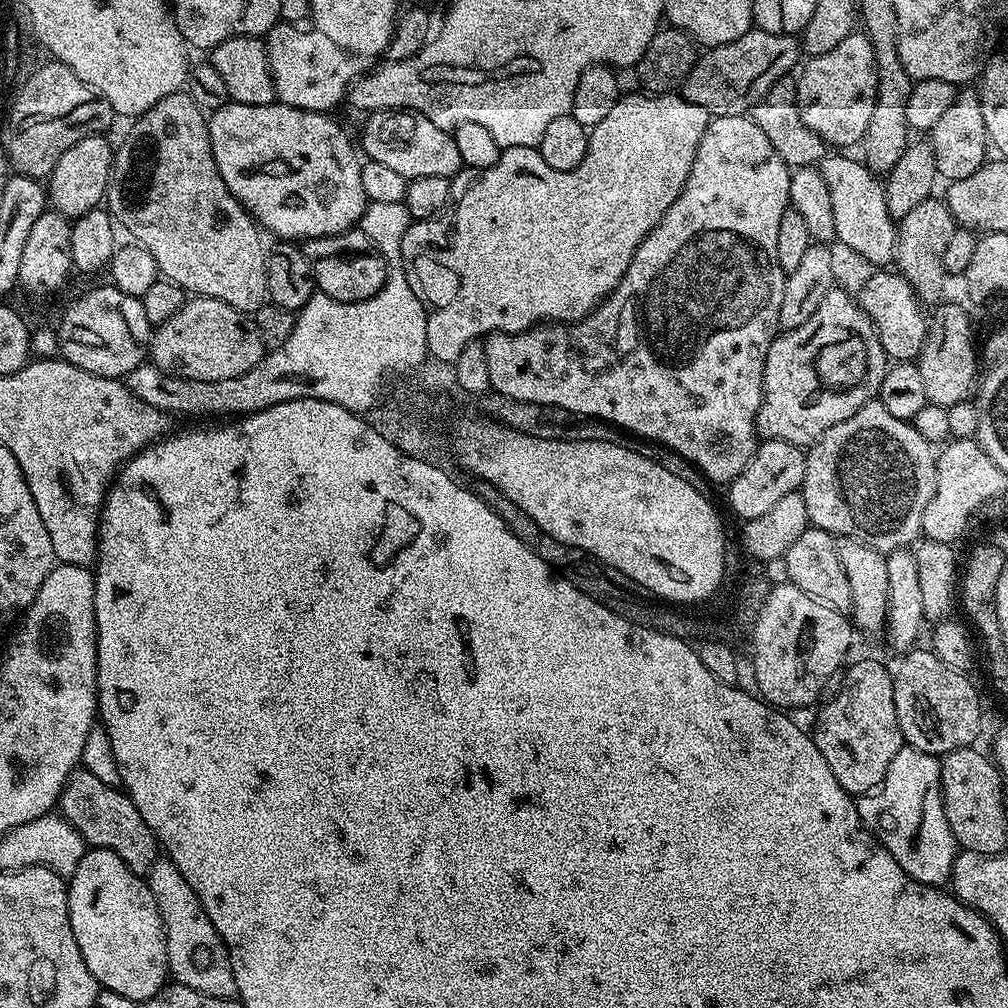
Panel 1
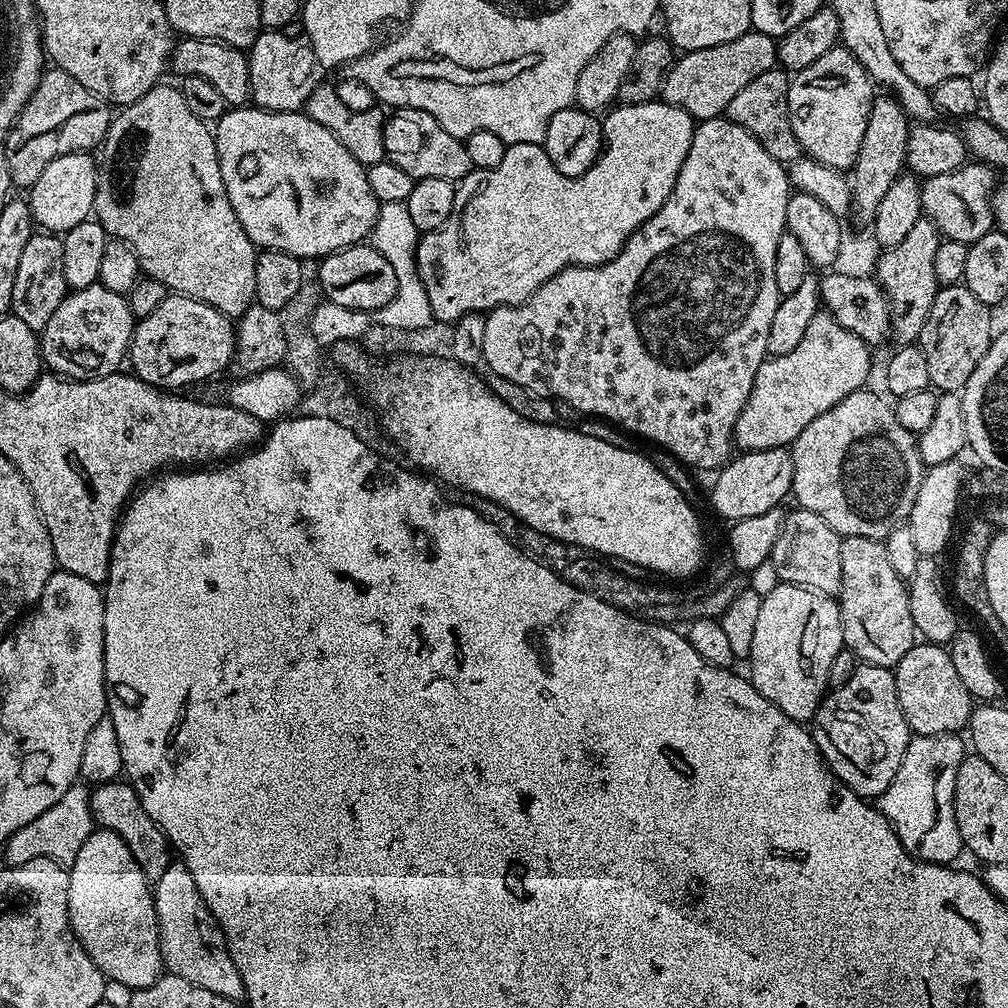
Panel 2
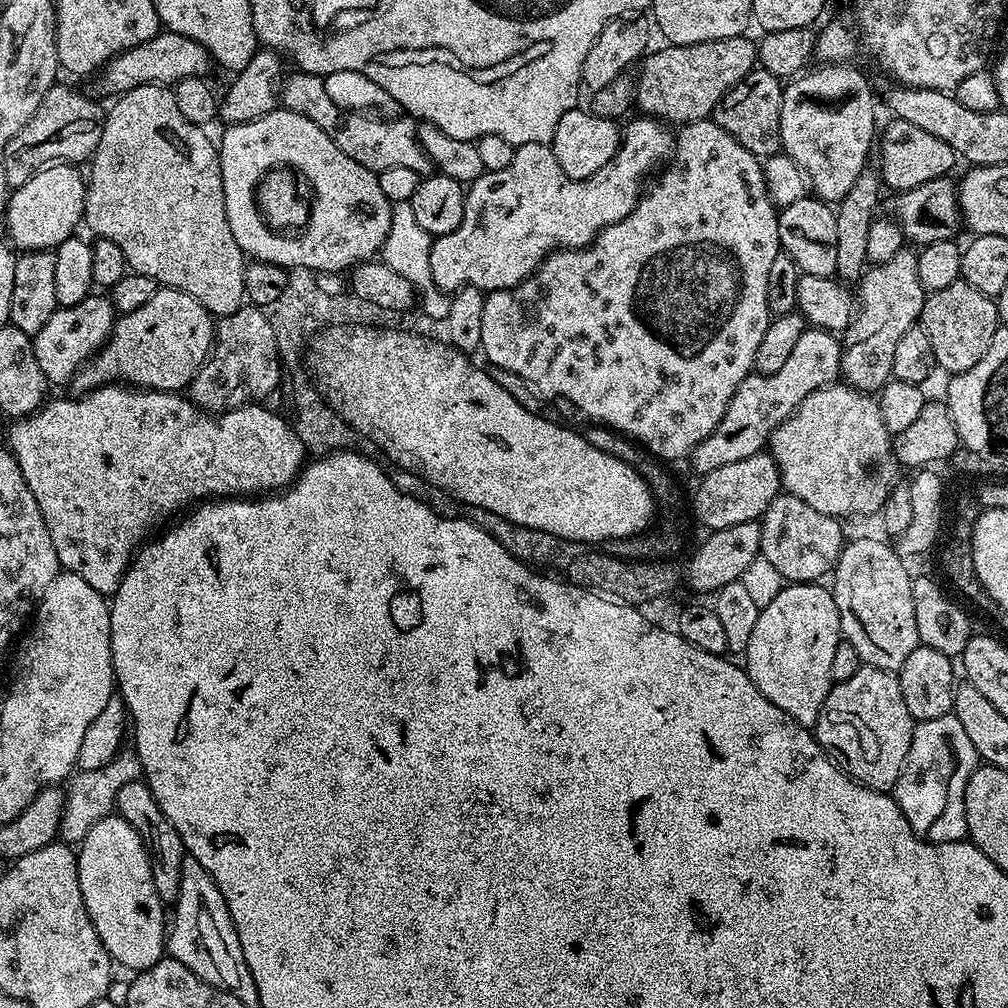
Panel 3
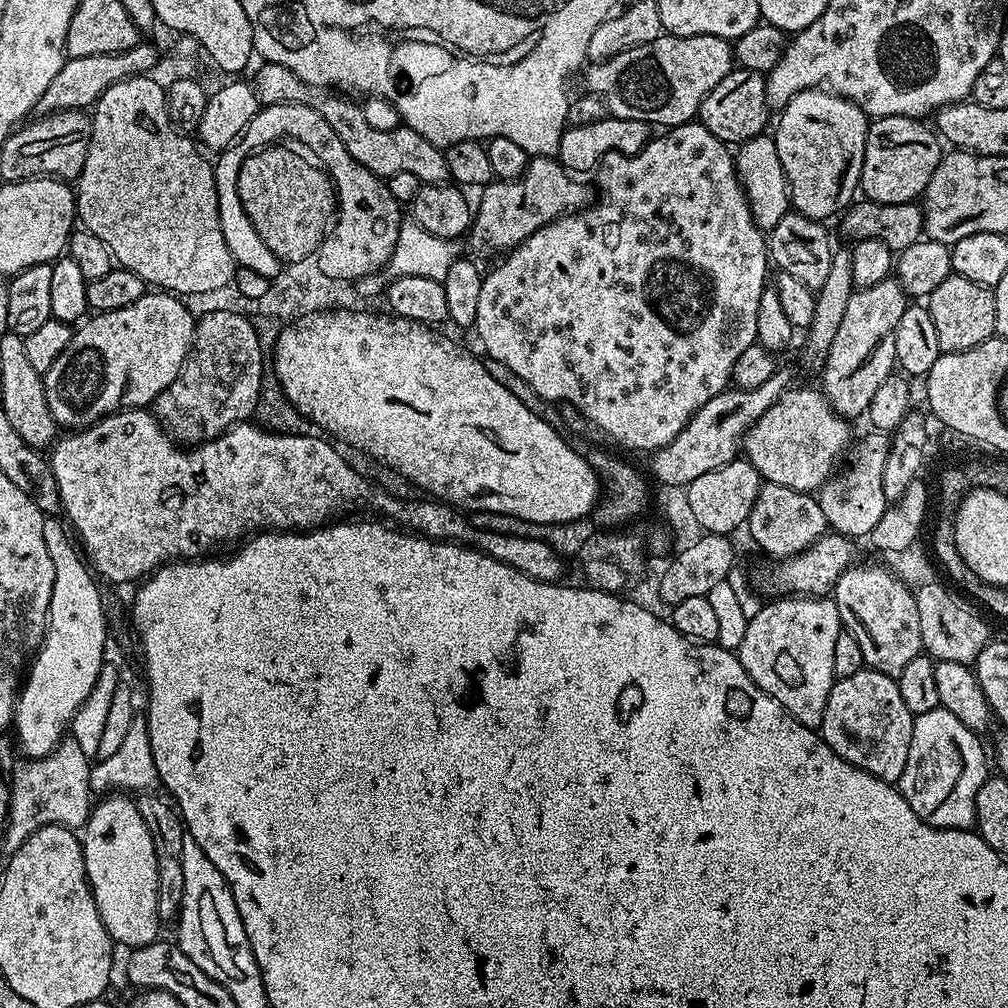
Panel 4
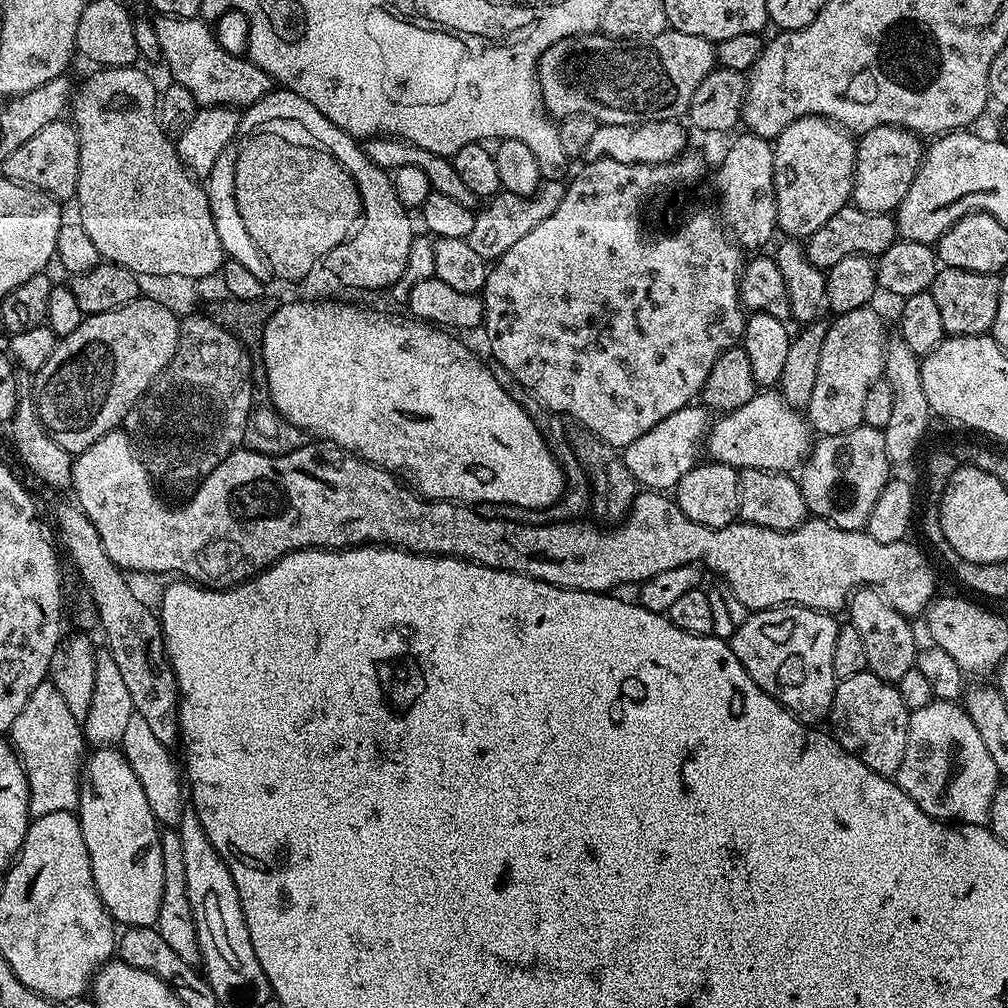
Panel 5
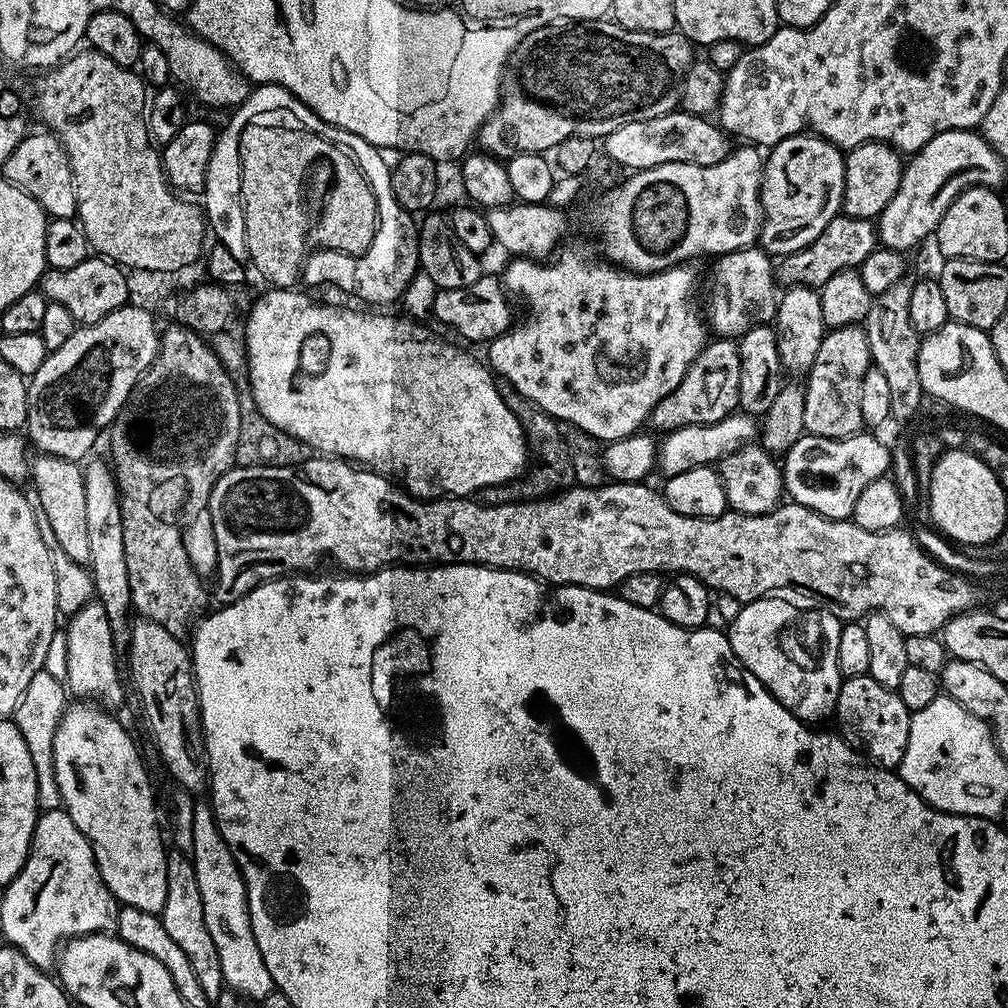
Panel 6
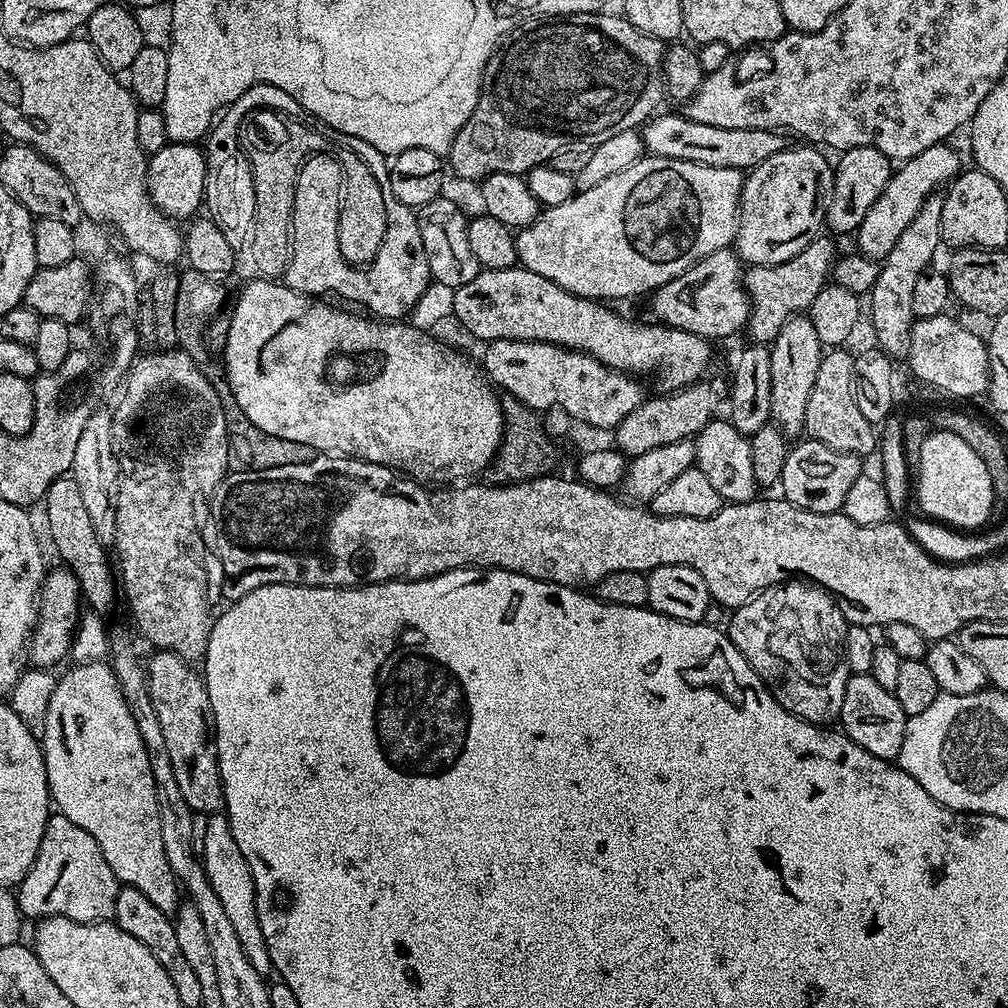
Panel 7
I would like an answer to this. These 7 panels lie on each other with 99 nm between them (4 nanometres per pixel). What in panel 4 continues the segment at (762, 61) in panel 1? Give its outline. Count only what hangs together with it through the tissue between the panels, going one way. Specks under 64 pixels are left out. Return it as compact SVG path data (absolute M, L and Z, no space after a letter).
M662 34L646 46L634 46L609 60L601 60L591 65L588 72L587 91L601 96L608 103L608 111L620 120L637 120L649 126L664 124L665 129L676 128L697 119L702 98L726 78L734 67L734 48L720 36L669 36Z

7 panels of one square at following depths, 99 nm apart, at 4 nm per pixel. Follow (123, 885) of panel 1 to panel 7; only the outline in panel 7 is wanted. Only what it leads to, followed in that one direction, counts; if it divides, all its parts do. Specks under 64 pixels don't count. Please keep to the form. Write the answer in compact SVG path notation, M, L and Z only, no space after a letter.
M77 663L57 679L42 727L42 747L48 794L51 803L60 807L59 815L82 826L98 842L102 858L121 885L146 894L158 910L175 913L182 888L162 850L150 757L107 663Z

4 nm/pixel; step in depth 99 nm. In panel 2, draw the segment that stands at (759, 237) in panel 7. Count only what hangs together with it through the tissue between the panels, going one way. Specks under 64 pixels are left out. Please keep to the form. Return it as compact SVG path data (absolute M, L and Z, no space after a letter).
M843 46L832 48L818 62L795 73L788 86L788 113L803 155L831 168L851 169L858 158L858 146L862 146L862 134L866 134L873 99L872 80L858 58Z

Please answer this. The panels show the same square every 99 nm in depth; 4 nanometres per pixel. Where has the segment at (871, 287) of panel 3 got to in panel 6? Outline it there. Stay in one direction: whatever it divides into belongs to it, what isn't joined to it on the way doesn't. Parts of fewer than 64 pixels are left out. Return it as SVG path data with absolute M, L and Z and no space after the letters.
M861 325L825 331L822 346L818 346L814 366L806 373L804 384L806 410L802 422L807 435L841 440L856 435L865 427L861 405L862 378L866 378L866 370L870 367L873 367L870 342Z

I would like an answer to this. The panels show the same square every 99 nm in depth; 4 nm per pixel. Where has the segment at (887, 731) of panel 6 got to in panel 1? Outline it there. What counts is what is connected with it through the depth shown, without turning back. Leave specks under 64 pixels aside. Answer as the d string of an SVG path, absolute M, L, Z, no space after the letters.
M860 660L857 664L851 664L844 672L842 690L838 690L835 698L823 705L824 709L816 716L816 729L811 729L810 735L840 785L849 794L863 794L880 787L886 778L886 770L890 770L890 762L894 762L894 754L905 747L905 742L898 726L898 714L894 710L892 672L884 669L876 660Z

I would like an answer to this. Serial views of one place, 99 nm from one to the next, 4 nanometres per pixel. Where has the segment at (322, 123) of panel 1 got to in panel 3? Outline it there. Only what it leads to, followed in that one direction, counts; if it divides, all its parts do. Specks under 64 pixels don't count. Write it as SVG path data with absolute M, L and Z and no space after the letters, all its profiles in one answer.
M277 107L275 112L268 112L262 118L251 120L245 124L229 124L223 129L224 137L219 137L218 151L222 166L222 194L226 202L226 222L230 222L230 234L234 234L234 242L243 250L245 257L265 259L264 232L266 225L260 214L258 192L260 181L274 168L295 170L303 179L308 179L310 189L311 212L307 227L292 244L292 264L311 268L317 274L323 272L344 272L356 267L357 264L367 261L381 251L386 242L386 234L390 234L390 218L394 211L391 200L382 194L380 177L364 166L360 166L353 159L348 158L338 146L334 144L310 120L301 114L288 112L283 107Z

